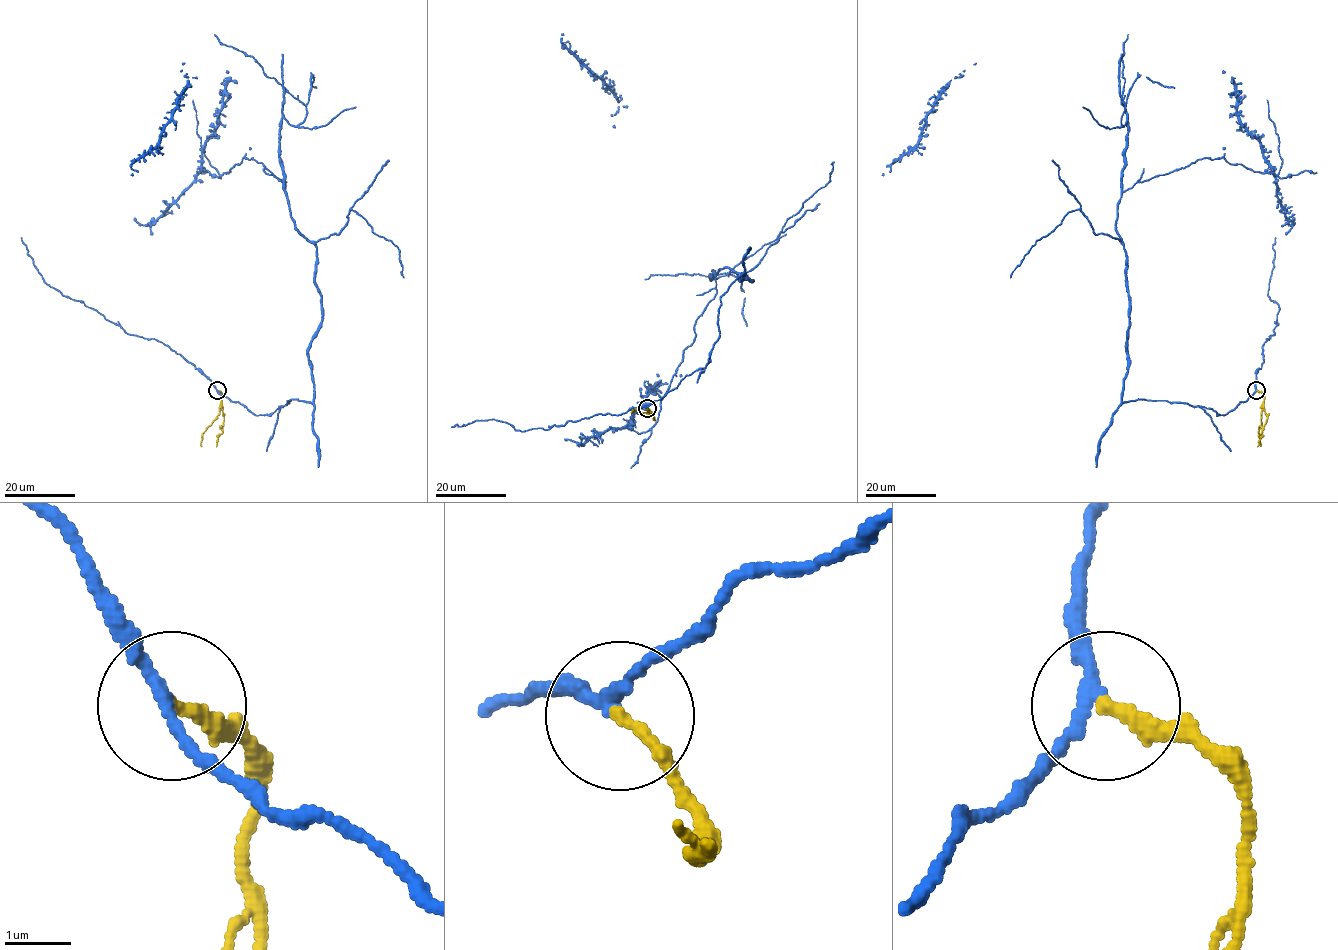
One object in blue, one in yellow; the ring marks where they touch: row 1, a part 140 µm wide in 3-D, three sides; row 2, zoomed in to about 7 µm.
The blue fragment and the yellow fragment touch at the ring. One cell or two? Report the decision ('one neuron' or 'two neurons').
two neurons

